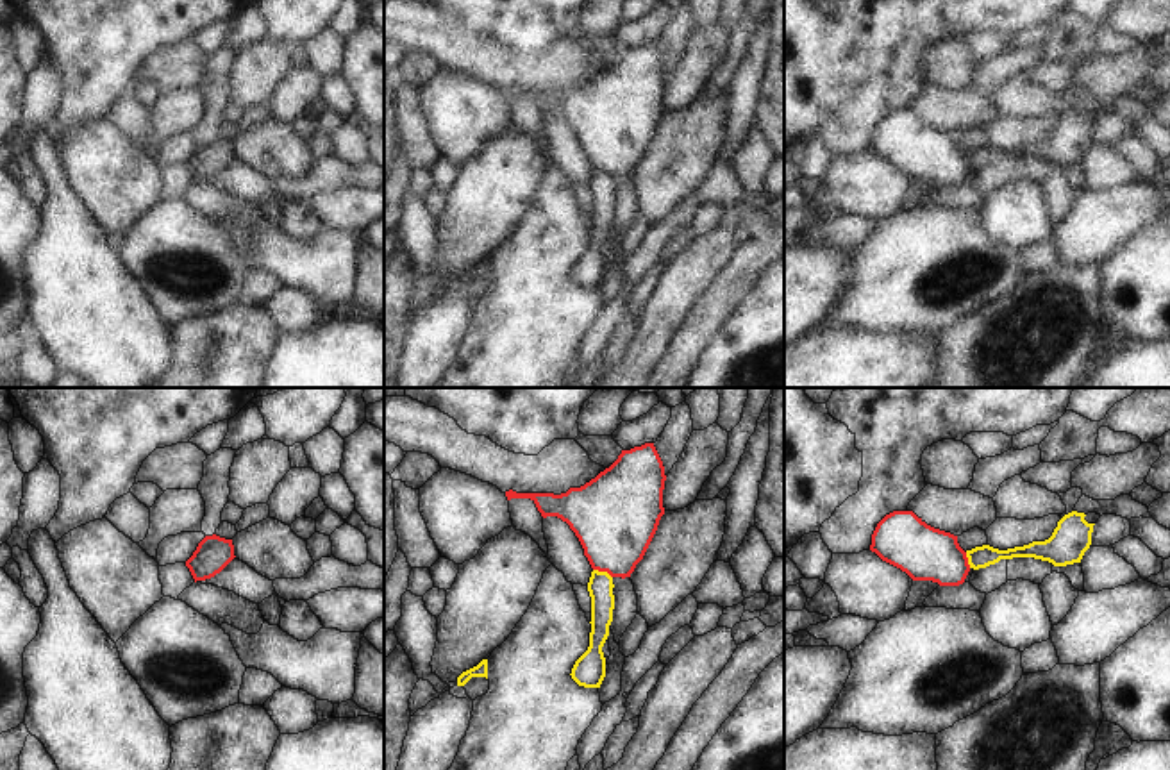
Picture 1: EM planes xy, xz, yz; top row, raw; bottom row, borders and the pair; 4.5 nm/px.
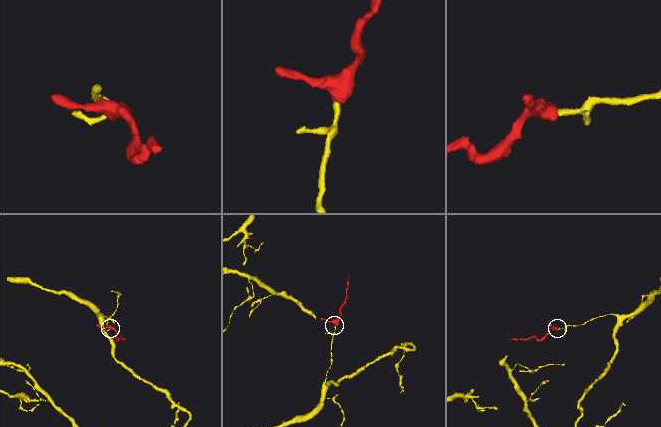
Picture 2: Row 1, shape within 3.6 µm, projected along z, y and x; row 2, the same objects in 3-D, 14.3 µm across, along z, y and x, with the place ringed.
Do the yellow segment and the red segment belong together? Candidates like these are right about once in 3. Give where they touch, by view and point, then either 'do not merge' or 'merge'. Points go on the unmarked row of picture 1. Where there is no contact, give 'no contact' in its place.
contact xz (602, 172); do not merge

